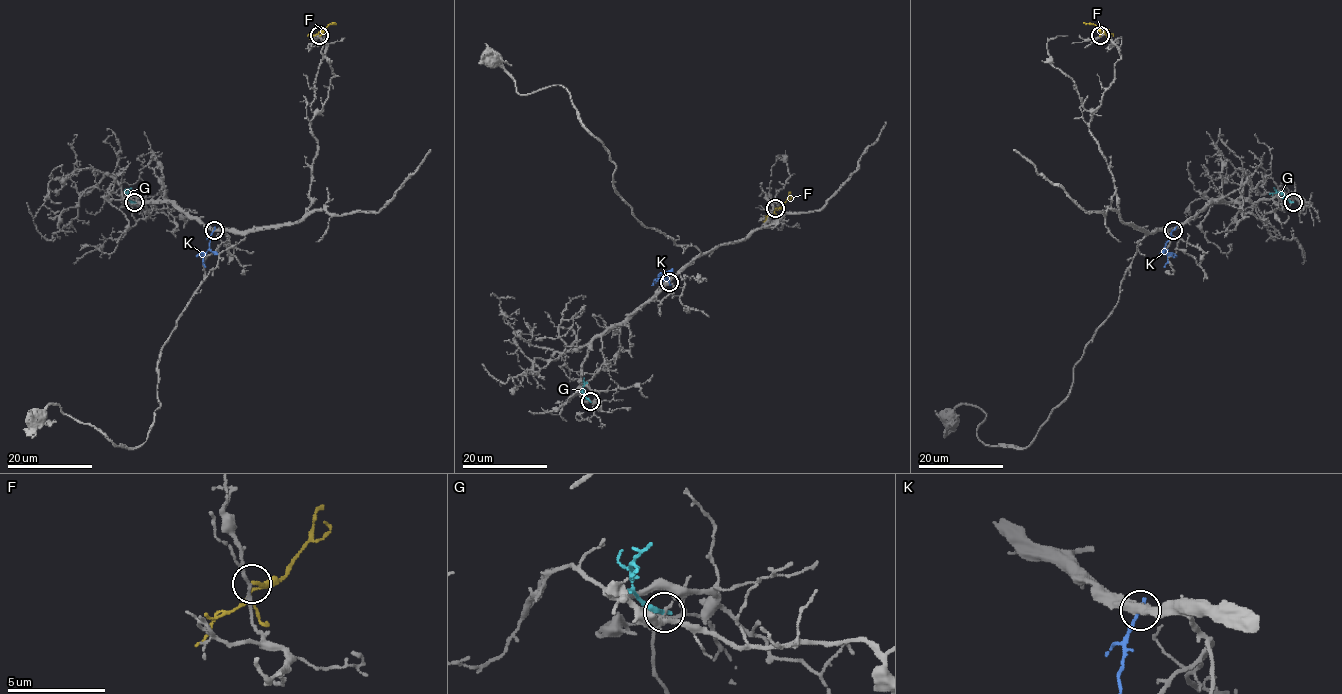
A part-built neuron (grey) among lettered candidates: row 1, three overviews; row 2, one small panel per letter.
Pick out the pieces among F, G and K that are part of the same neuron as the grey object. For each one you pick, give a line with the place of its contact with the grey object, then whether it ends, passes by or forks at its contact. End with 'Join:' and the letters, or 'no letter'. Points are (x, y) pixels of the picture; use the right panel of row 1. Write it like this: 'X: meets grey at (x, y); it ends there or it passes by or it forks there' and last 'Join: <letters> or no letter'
Join: no letter

